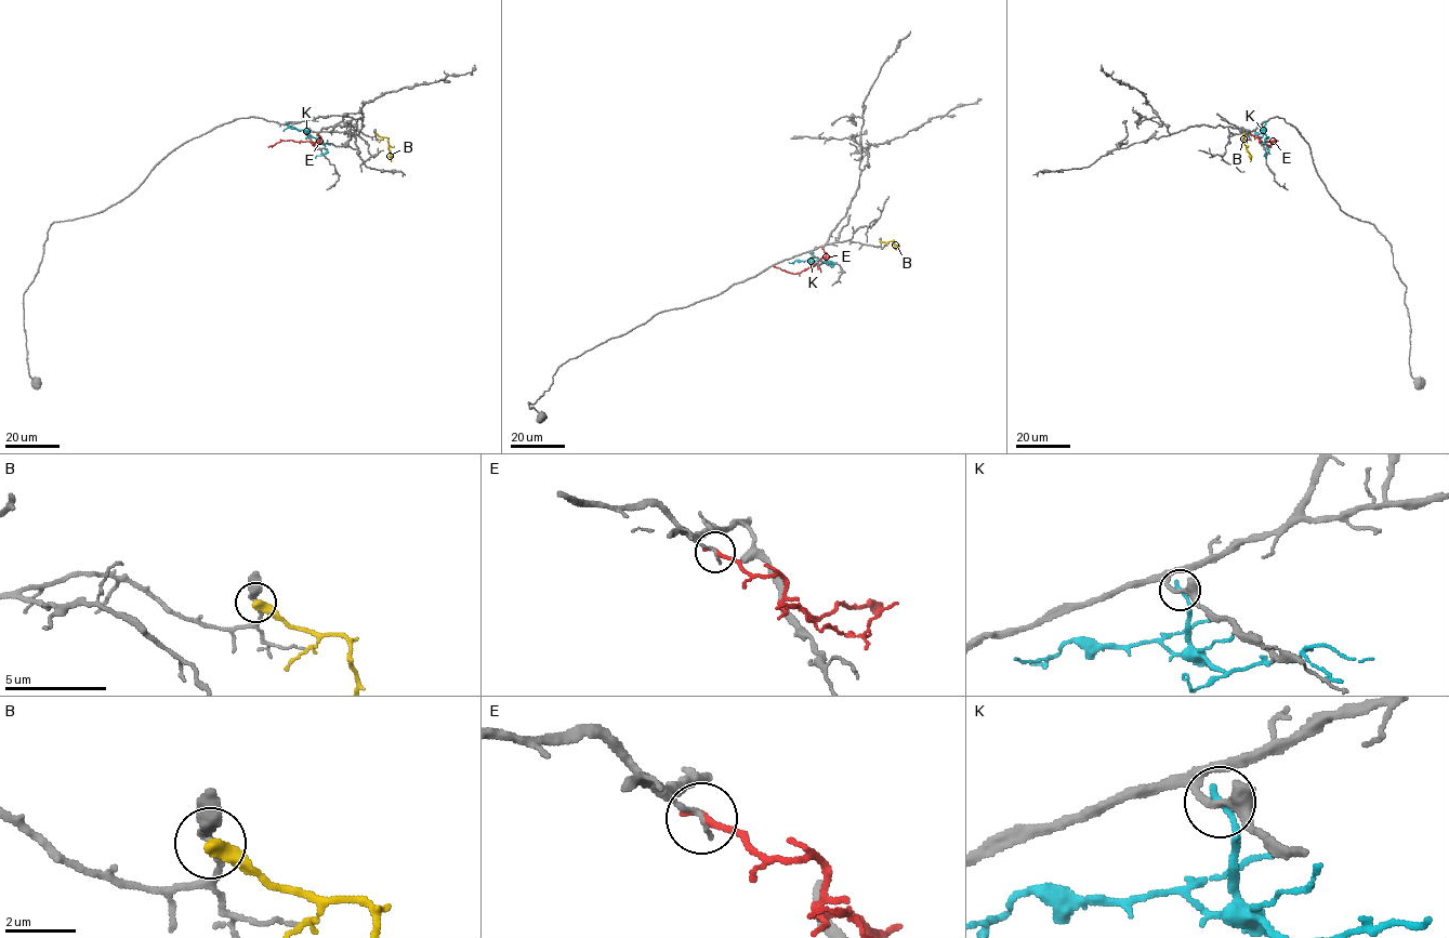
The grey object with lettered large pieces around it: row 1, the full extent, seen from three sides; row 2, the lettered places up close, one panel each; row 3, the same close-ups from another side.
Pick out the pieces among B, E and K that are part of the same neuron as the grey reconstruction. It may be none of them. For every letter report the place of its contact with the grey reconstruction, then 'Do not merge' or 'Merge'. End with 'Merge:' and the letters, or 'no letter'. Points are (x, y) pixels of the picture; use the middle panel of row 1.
B: Touches grey at (880, 241). Do not merge
E: Touches grey at (822, 248). Do not merge
K: Touches grey at (811, 253). Do not merge
Merge: no letter

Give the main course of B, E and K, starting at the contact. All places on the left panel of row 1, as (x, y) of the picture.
B: (376, 133), (387, 139), (391, 161)
E: (317, 134), (320, 137), (313, 143), (281, 141), (267, 146)
K: (305, 132), (318, 139), (328, 152), (316, 158)

